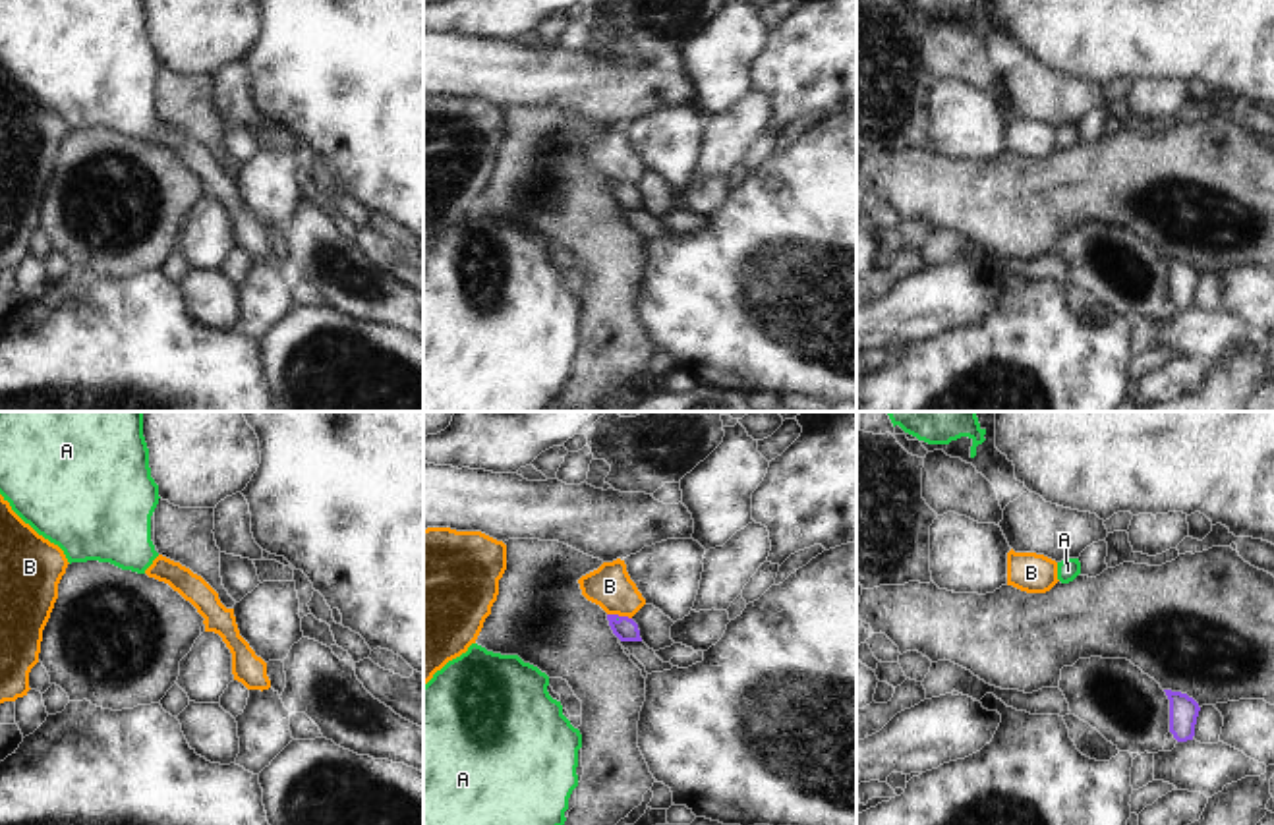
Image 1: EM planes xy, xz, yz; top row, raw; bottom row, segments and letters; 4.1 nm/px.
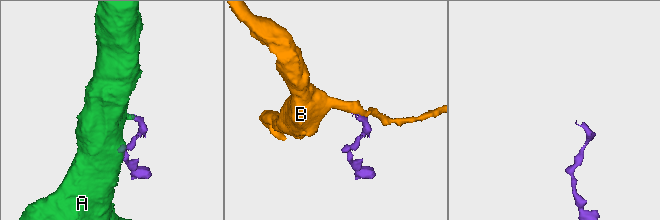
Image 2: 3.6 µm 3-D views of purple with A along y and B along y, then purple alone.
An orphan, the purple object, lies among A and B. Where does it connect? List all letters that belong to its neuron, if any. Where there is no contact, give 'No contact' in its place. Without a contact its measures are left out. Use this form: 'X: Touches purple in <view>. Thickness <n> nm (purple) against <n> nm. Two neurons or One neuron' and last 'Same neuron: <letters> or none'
A: Touches purple in xz. Thickness 100 nm (purple) against 20 nm. One neuron
B: Touches purple in xz. Thickness 100 nm (purple) against 180 nm. Two neurons
Same neuron: A.

